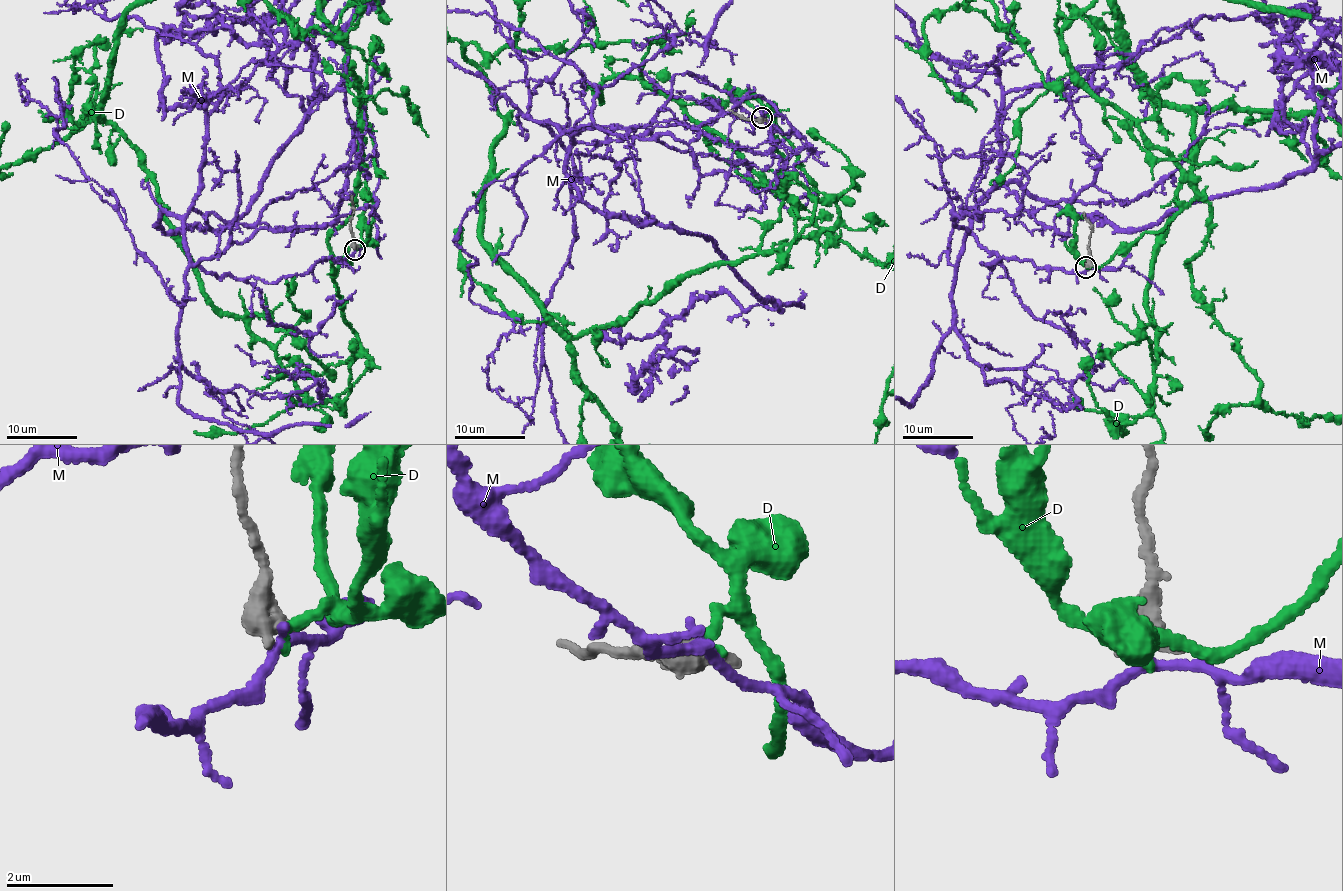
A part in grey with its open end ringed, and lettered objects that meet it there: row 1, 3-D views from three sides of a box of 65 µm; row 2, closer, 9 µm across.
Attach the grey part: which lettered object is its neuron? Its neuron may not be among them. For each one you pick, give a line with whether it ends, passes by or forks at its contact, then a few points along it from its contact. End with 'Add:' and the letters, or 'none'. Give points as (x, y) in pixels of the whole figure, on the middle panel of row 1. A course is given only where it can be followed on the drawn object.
Add: none

